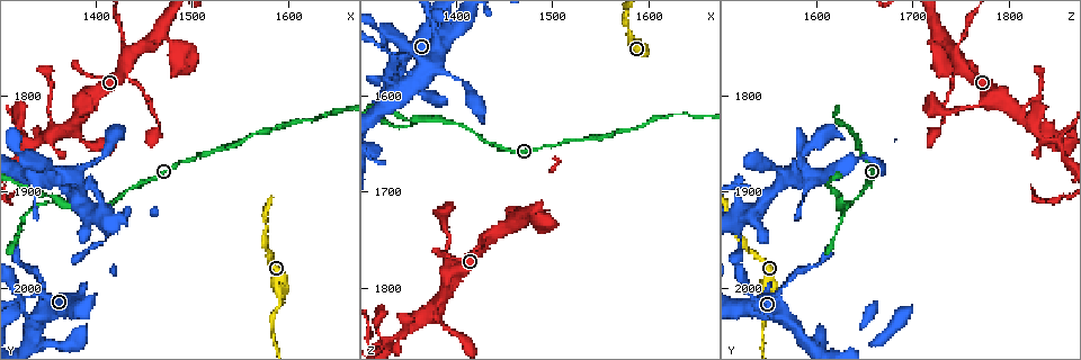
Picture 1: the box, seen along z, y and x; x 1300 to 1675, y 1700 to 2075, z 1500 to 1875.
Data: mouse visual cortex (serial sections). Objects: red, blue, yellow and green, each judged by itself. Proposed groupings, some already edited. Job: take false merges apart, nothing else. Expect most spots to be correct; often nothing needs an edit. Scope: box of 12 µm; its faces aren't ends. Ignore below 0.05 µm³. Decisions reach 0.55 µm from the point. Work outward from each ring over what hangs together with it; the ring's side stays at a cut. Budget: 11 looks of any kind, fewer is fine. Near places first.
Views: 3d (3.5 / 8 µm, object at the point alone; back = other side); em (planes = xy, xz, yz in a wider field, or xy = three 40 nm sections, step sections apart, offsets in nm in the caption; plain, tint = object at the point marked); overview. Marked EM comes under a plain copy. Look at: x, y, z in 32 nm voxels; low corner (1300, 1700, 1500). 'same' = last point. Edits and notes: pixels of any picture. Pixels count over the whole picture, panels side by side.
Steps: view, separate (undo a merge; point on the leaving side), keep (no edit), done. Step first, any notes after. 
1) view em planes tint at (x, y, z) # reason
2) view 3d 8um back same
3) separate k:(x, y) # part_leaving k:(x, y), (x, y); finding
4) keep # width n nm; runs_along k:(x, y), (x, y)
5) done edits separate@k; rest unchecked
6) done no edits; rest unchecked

view 3d 3.5um at (1322, 2020, 1544) # three-way junction

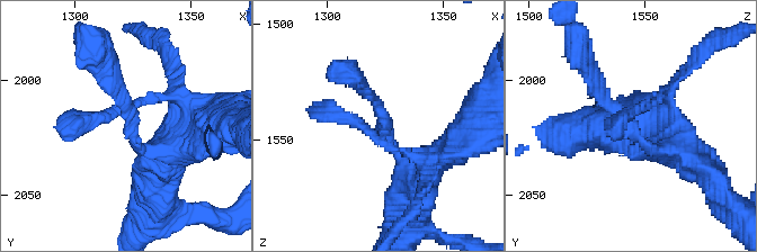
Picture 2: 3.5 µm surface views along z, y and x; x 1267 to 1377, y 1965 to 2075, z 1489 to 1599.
view em xy step 3 tint at (1324, 2018, 1545) # arms 3; arm_widths 200, 250, 250 nm; need the tissue

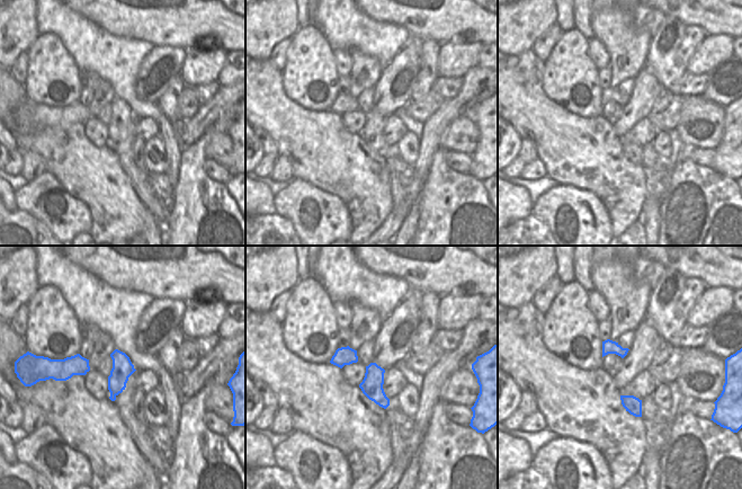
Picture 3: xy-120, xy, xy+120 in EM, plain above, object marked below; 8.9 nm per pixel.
keep # runs_along 2:(675, 146), (643, 143), (588, 68); continuous, no second cell

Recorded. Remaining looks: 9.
view 3d 3.5um at (1362, 1910, 1626) # arms part here

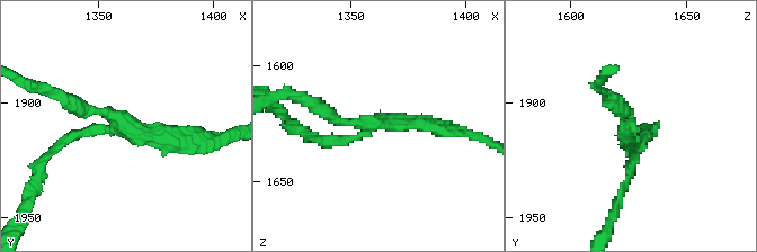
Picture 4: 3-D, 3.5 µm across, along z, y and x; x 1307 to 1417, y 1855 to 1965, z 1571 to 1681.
view em xy step 3 tint at (1361, 1911, 1623) # need the tissue

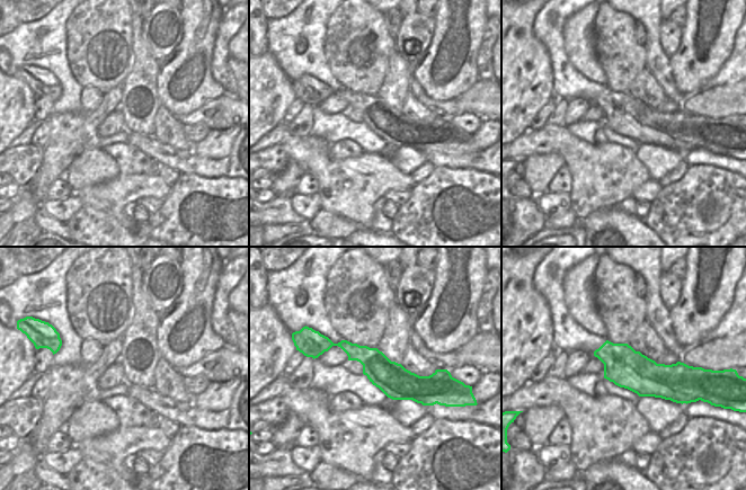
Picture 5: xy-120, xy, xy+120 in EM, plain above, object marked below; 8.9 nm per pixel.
keep # runs_along 5:(322, 348), (345, 345), (396, 382), (434, 382); one cell here

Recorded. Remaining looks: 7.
view 3d 8um at (1334, 1854, 1854) # abrupt turn

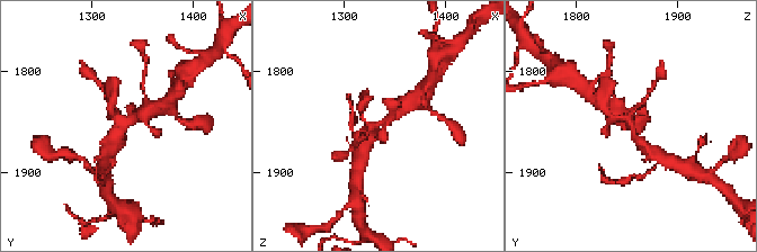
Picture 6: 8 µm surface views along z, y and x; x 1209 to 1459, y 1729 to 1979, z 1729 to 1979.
view 3d 3.5um back at (1334, 1852, 1852) # zoom in

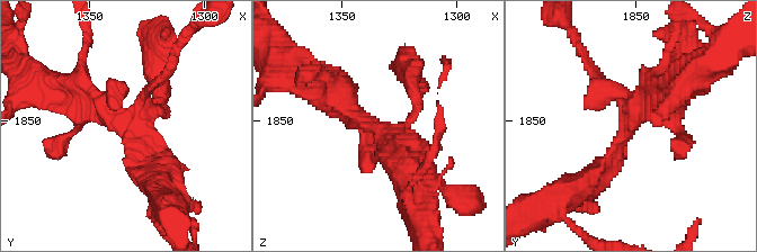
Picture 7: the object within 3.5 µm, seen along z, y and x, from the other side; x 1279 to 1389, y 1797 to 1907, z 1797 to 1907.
view em xy step 1 tint at (1335, 1851, 1851) # need the tissue

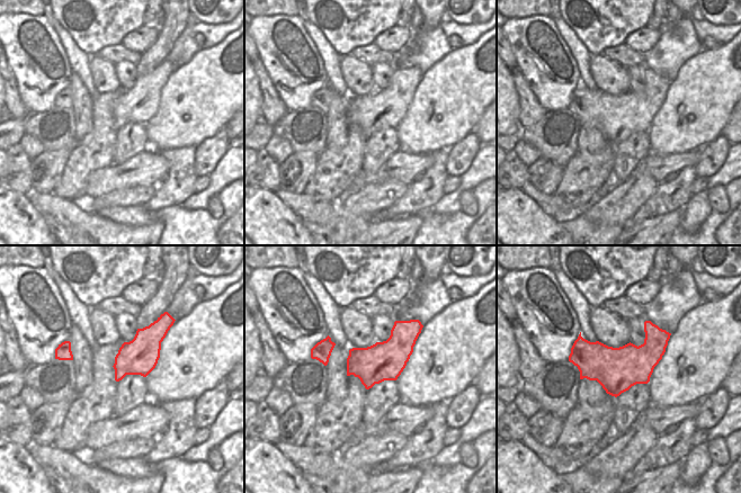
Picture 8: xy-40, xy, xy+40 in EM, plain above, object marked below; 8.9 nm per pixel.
keep # runs_along 7:(71, 91), (119, 123), (161, 109); continuous, no second cell

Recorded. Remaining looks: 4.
view 3d 3.5um back at (1438, 1784, 1740) # calibre changes

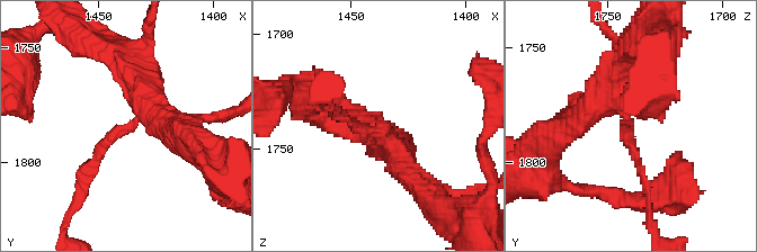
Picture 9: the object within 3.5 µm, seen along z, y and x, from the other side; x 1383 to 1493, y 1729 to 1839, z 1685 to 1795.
view em planes tint at (1435, 1784, 1742) # arm_widths 150, 400 nm; need the tissue

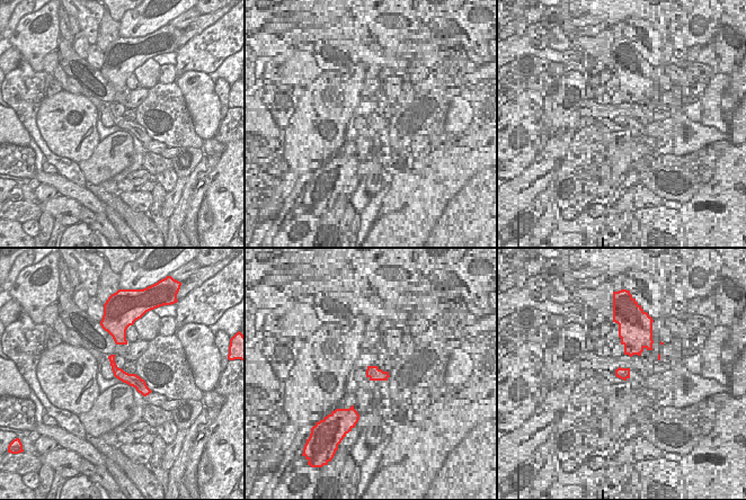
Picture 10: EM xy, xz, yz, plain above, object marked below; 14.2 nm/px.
keep # runs_along 9:(408, 173), (393, 135), (338, 113); all the same cell

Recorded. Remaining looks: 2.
done no edits; rest unchecked

